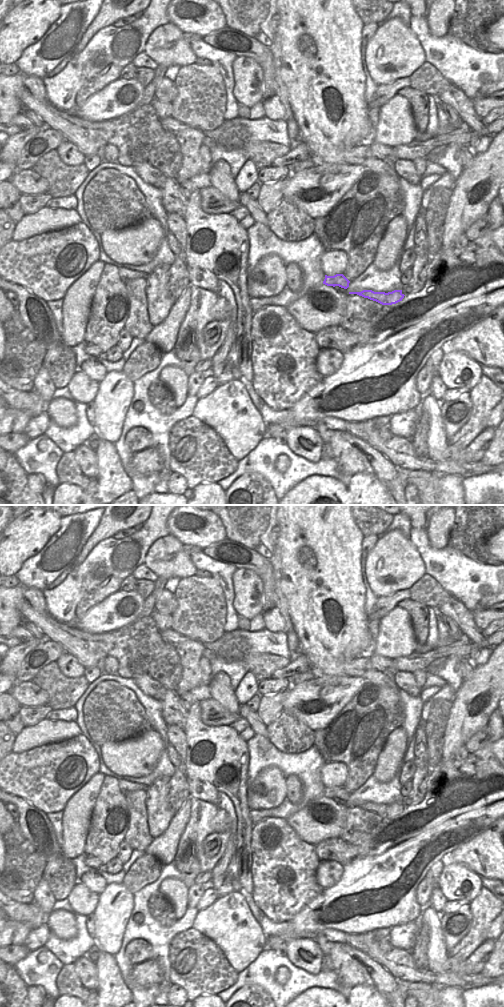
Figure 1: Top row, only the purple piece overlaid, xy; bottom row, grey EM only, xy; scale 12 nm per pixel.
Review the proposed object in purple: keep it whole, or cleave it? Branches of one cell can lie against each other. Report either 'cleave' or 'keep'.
cleave

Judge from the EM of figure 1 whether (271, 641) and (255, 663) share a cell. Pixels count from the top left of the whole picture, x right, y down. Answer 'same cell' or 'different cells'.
different cells

